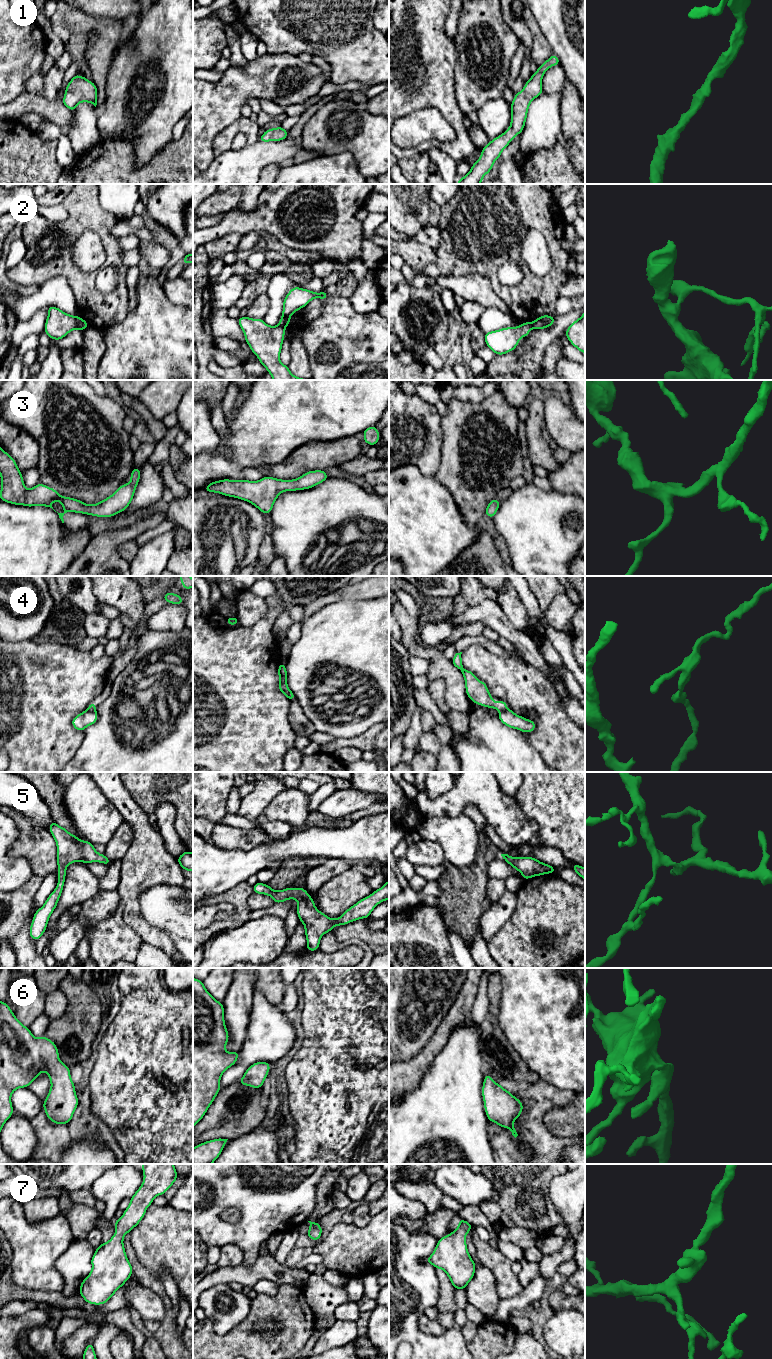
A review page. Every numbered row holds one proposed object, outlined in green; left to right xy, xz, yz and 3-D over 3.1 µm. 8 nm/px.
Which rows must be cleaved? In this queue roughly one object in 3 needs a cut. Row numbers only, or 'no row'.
2, 4

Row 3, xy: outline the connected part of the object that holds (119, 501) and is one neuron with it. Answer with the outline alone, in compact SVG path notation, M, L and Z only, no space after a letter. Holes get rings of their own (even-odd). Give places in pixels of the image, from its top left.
M0 447L0 476L1 476L0 500L15 505L23 505L28 507L40 505L50 507L52 509L53 509L52 503L57 500L64 508L63 513L57 512L62 523L64 523L63 516L67 512L83 513L86 515L107 518L112 517L126 510L134 497L136 487L140 480L140 475L141 475L141 469L134 468L130 474L131 481L129 483L121 485L112 495L110 495L103 501L100 501L99 503L93 505L89 505L85 504L83 501L76 500L71 497L61 496L54 488L50 488L41 483L38 483L35 487L31 489L26 489L22 473L18 469L16 461Z

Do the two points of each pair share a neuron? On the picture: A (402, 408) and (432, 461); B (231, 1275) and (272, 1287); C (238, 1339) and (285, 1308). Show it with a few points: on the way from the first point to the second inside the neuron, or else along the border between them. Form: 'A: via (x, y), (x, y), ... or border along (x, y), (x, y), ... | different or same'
A: via (419, 413), (431, 429), (431, 444) | same
B: border along (277, 1283), (260, 1279), (252, 1288) | different
C: via (250, 1326), (252, 1320), (267, 1318), (272, 1314) | same

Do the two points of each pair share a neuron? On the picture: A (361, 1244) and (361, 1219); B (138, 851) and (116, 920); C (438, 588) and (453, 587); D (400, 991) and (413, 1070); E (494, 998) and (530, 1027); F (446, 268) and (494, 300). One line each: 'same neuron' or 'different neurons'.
A: different neurons
B: different neurons
C: same neuron
D: different neurons
E: different neurons
F: different neurons

